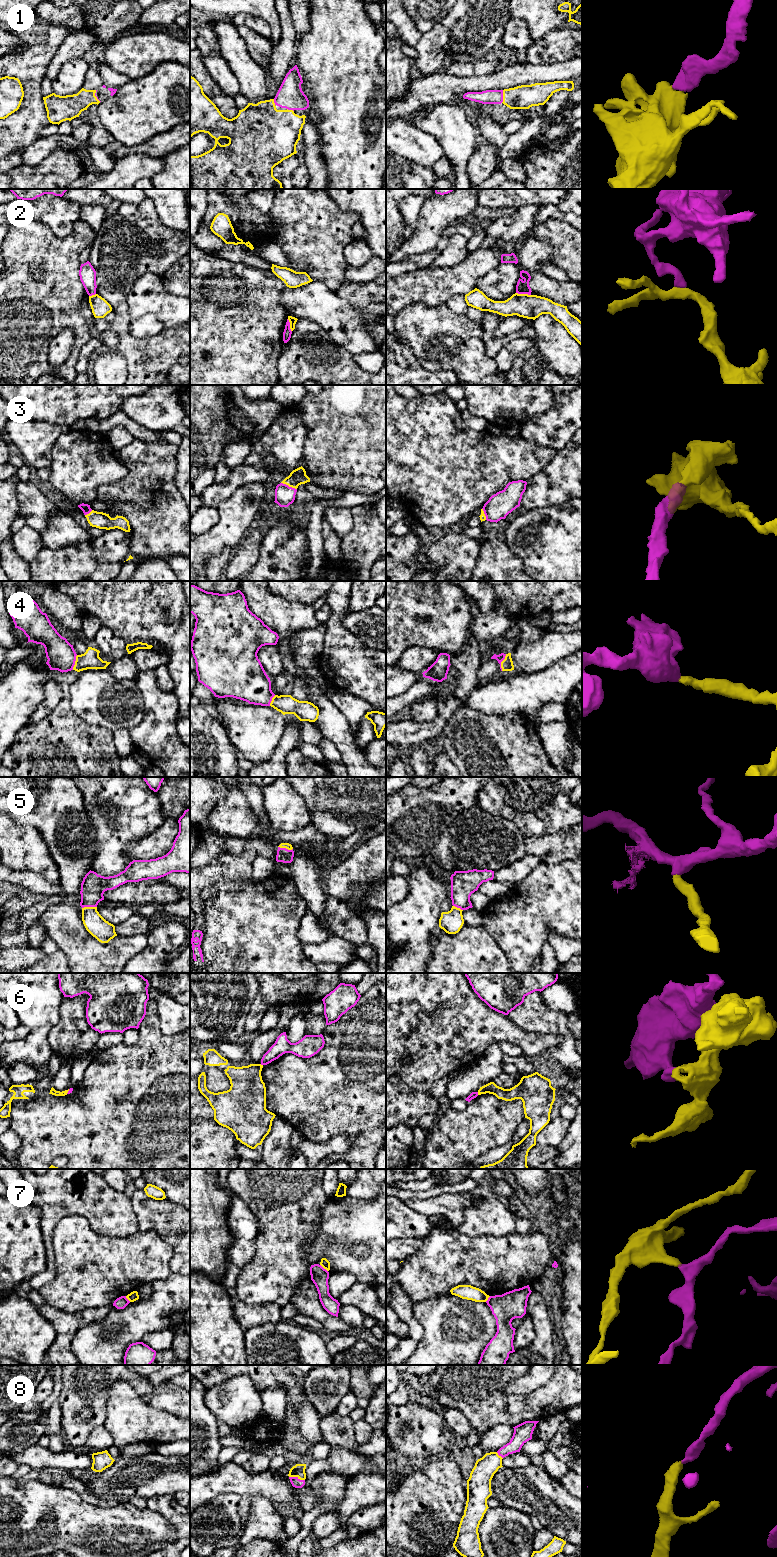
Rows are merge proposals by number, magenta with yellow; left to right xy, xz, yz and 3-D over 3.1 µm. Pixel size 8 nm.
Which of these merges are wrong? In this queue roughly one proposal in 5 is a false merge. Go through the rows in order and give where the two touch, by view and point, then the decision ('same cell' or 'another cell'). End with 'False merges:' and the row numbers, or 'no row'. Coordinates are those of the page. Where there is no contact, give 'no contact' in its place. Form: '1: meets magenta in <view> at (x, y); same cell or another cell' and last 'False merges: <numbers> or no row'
1: meets magenta in yz at (502, 96); same cell
2: meets magenta in yz at (523, 293); another cell
3: meets magenta in xz at (288, 486); same cell
4: meets magenta in yz at (501, 661); same cell
5: meets magenta in xy at (89, 906); same cell
6: meets magenta in yz at (477, 1093); another cell
7: meets magenta in xz at (323, 1268); another cell
8: meets magenta in xz at (297, 1478); same cell
False merges: 2, 6, 7

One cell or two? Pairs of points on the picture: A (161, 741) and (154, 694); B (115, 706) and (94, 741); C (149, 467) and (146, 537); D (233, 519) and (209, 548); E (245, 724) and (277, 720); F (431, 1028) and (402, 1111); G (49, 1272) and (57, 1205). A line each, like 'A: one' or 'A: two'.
A: one
B: two
C: one
D: one
E: one
F: two
G: one

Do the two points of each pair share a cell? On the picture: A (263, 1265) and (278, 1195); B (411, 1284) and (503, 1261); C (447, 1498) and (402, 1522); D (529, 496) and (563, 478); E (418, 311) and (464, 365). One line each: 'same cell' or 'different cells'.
A: same cell
B: same cell
C: same cell
D: same cell
E: same cell

